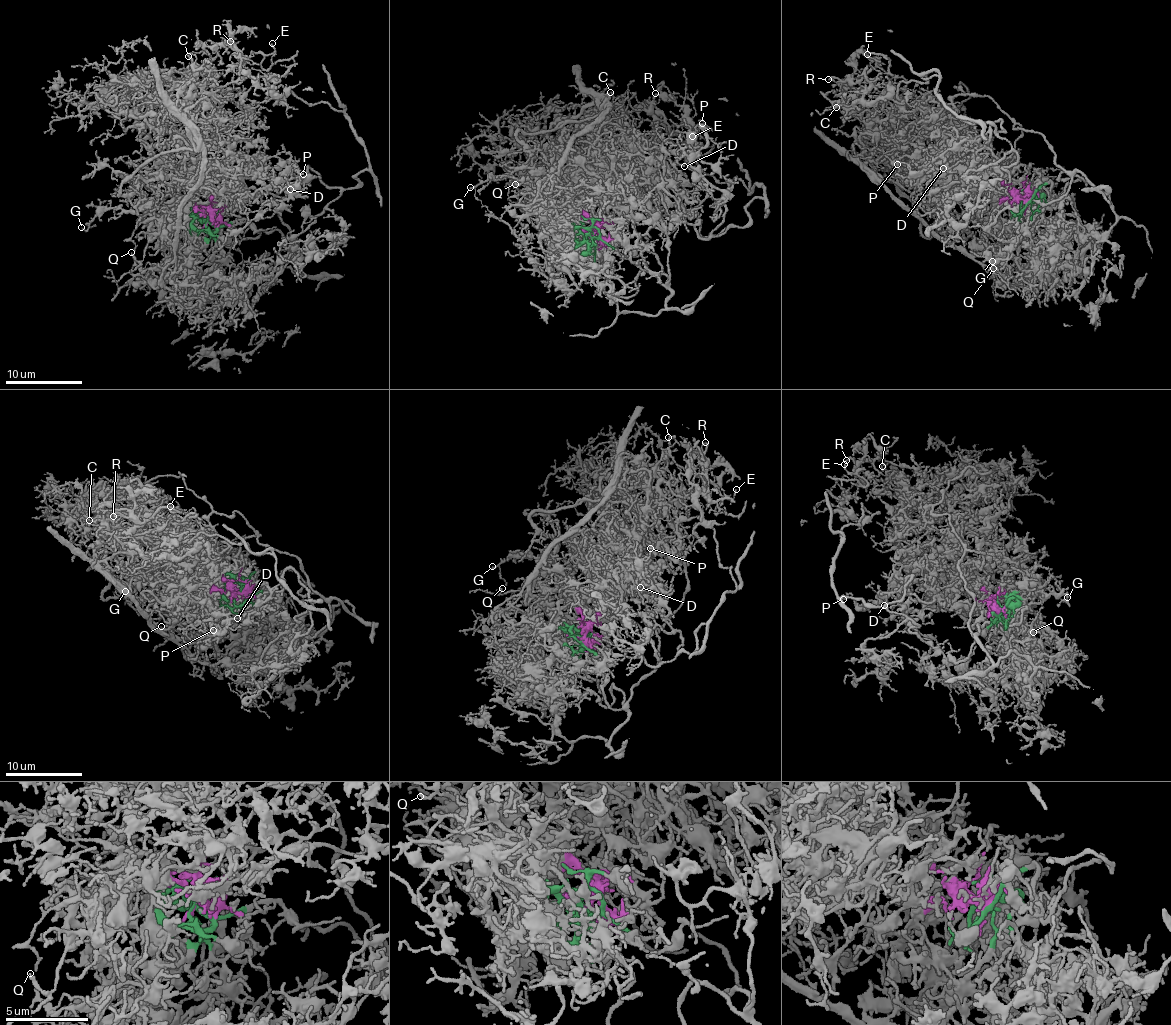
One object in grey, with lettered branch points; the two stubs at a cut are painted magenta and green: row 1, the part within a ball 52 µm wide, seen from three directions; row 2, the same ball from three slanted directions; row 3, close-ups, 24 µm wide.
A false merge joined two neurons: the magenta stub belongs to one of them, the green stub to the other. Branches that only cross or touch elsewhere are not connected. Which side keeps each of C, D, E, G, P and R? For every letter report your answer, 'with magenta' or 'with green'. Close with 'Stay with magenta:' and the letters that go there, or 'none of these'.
C: with magenta
D: with green
E: with green
G: with magenta
P: with green
R: with green
Stay with magenta: C, G

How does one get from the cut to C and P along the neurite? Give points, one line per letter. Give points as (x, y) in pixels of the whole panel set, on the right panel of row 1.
C: (1023, 199), (1003, 183), (957, 181), (932, 160), (921, 165), (911, 151), (835, 106)
P: (1023, 199), (1087, 184), (1063, 172), (1068, 191), (1028, 204), (1000, 121), (896, 165)

